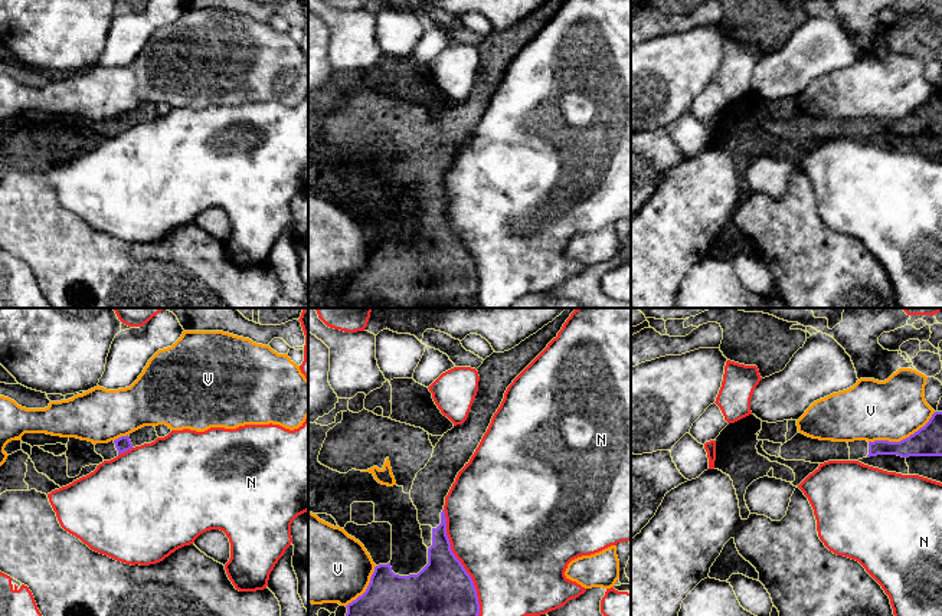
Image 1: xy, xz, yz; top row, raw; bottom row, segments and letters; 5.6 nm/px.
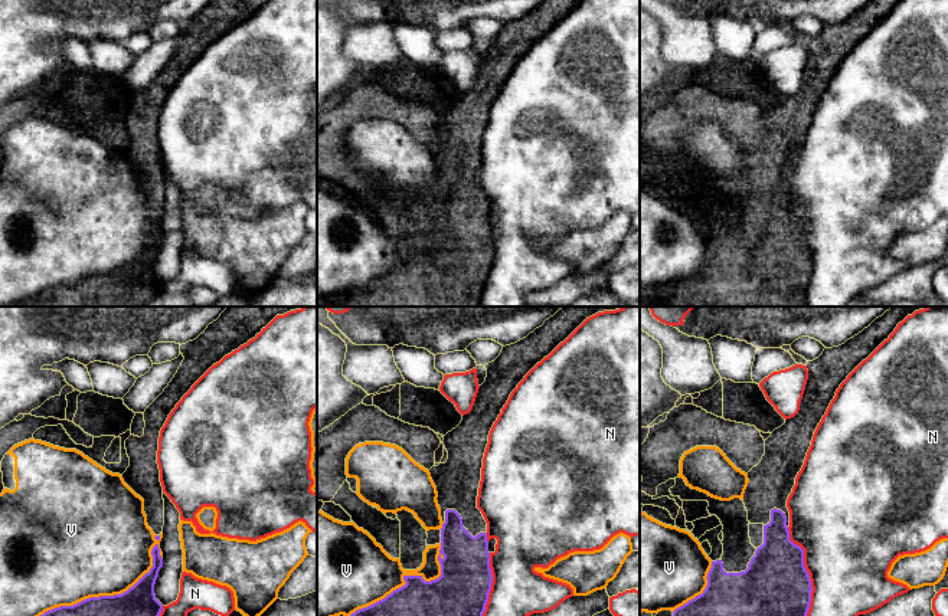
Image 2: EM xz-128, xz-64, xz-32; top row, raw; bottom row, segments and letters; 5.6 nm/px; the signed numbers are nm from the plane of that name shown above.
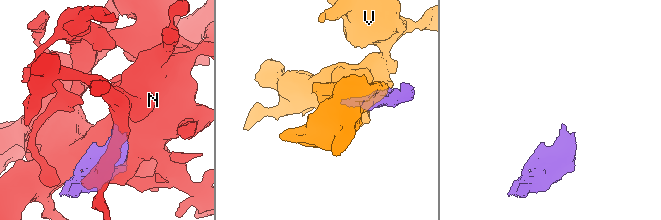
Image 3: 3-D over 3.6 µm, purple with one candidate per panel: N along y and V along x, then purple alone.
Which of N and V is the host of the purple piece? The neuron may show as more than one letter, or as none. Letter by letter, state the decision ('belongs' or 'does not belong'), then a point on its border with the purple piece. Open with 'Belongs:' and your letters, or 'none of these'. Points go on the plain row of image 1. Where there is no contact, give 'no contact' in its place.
Belongs: none of these
N: does not belong; contact xz (465, 248)
V: does not belong; contact yz (903, 117)

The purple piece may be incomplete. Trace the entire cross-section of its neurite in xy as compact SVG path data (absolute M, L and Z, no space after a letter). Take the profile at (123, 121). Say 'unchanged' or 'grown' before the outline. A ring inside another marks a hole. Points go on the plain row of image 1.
grown; M144 104L127 114L121 114L108 121L97 121L95 130L104 135L104 138L111 138L118 132L130 128L131 125L141 124L144 121L151 121L157 117L157 109L154 104Z

